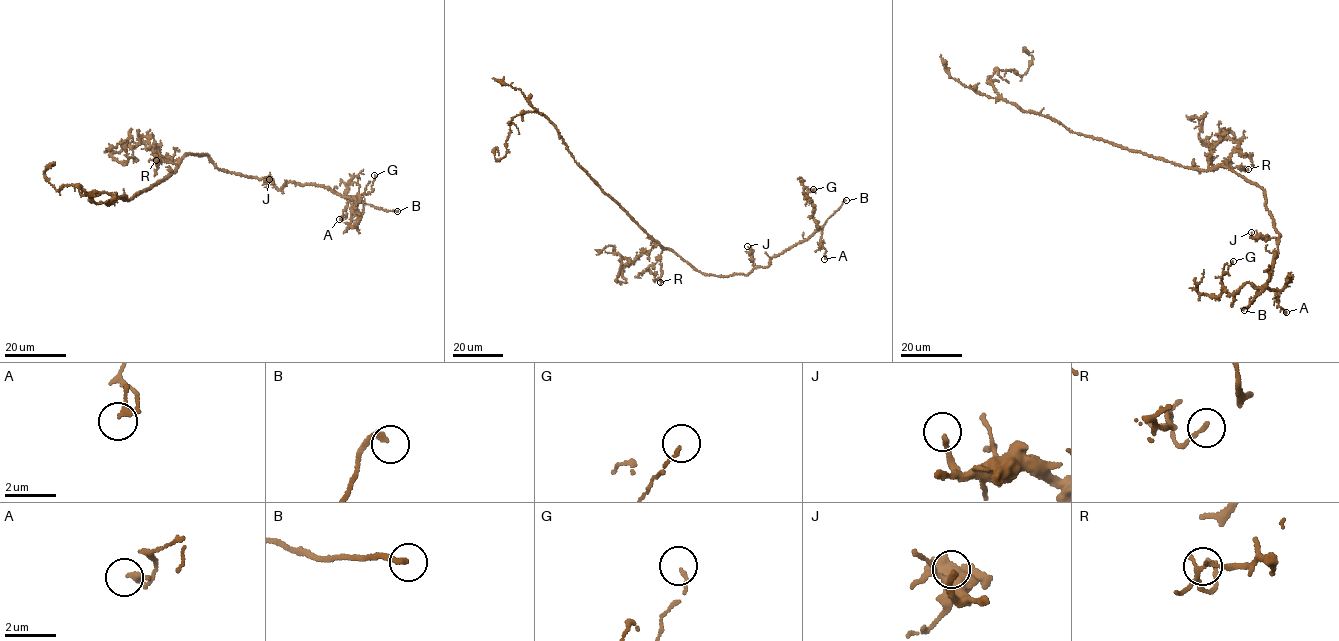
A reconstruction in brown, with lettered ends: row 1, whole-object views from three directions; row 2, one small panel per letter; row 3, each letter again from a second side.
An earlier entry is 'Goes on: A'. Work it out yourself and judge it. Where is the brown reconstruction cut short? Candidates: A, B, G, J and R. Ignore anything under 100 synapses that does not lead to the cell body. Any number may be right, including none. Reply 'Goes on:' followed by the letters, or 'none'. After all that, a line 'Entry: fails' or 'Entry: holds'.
Goes on: B
Entry: fails

